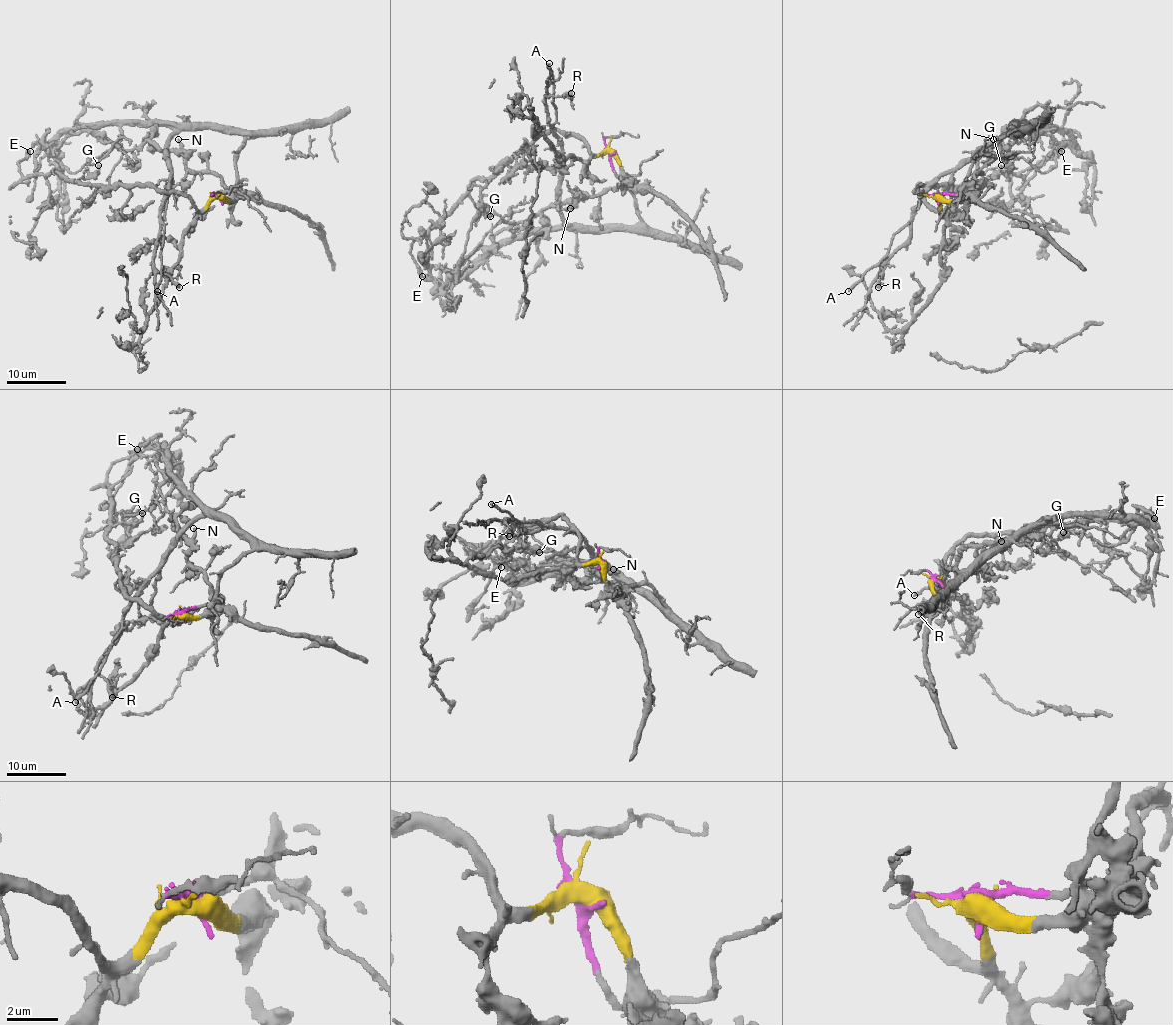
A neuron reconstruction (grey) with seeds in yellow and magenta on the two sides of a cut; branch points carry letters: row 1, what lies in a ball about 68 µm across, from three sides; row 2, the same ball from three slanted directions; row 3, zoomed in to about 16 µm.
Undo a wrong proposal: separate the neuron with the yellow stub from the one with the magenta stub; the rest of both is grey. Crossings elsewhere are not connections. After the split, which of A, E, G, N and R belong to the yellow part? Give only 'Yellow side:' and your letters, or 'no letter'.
Yellow side: E, G, N

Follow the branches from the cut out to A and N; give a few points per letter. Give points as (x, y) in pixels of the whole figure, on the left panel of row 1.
A: (218, 197), (236, 182), (236, 157), (248, 135), (178, 129), (166, 151), (171, 185), (161, 213), (156, 291)
N: (218, 197), (228, 200), (231, 193), (218, 176), (209, 172), (193, 172), (186, 166), (186, 151), (178, 139)

